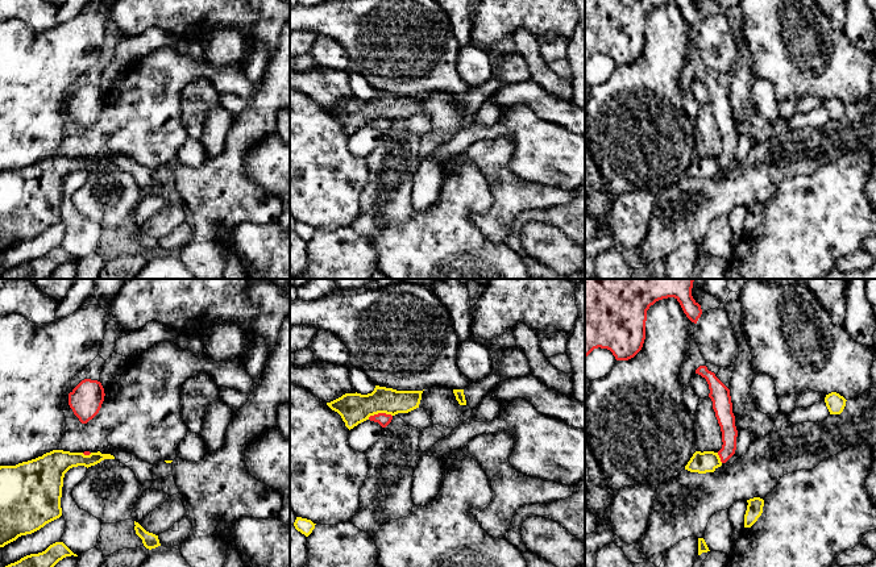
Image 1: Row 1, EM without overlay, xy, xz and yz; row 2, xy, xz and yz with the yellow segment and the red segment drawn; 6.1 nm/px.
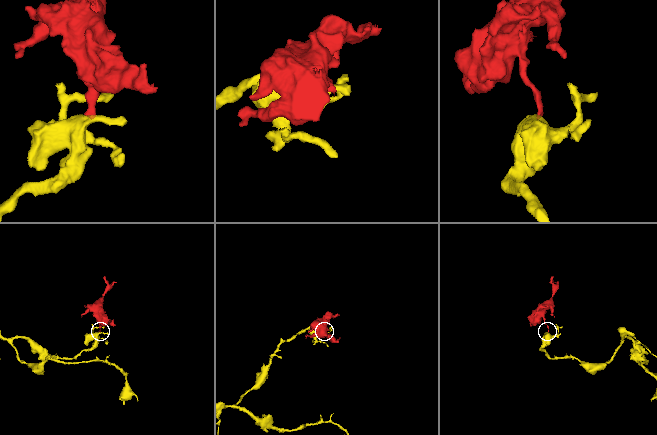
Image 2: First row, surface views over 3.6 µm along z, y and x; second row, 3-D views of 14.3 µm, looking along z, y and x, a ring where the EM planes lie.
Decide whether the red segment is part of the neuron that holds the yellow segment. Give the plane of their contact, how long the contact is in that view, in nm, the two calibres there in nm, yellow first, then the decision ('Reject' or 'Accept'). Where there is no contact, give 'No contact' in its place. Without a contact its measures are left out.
Touches yellow in xz. Shared border 150 nm. Thickness 190 nm (yellow) against 80 nm. Reject

